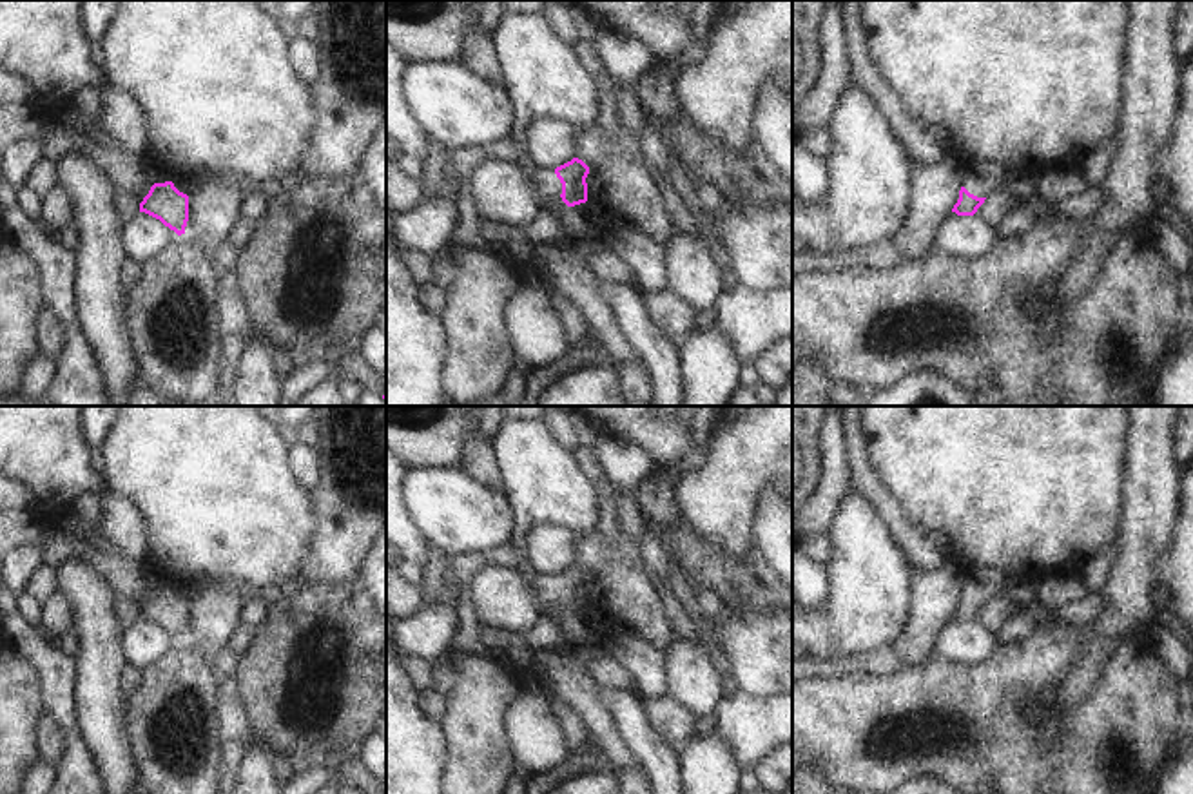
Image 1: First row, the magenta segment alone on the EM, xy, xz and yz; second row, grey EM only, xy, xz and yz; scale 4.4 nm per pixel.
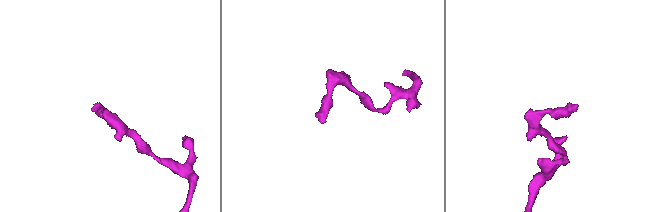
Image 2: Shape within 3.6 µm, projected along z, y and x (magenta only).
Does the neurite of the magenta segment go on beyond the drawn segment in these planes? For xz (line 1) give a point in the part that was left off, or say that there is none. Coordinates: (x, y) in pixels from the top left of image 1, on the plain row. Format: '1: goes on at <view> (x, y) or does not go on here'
1: goes on at xz (543, 588)

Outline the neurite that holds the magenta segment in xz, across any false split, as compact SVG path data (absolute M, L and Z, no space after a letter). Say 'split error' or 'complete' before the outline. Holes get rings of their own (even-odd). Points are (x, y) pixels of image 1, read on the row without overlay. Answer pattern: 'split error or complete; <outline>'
split error; M582 566L553 573L535 573L528 580L528 593L537 609L548 613L551 607L558 607L567 613L575 613L587 607L587 593L595 584L595 573L587 573Z

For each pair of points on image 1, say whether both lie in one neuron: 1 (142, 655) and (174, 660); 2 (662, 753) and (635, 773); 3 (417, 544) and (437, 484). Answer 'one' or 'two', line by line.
1: two
2: two
3: two

